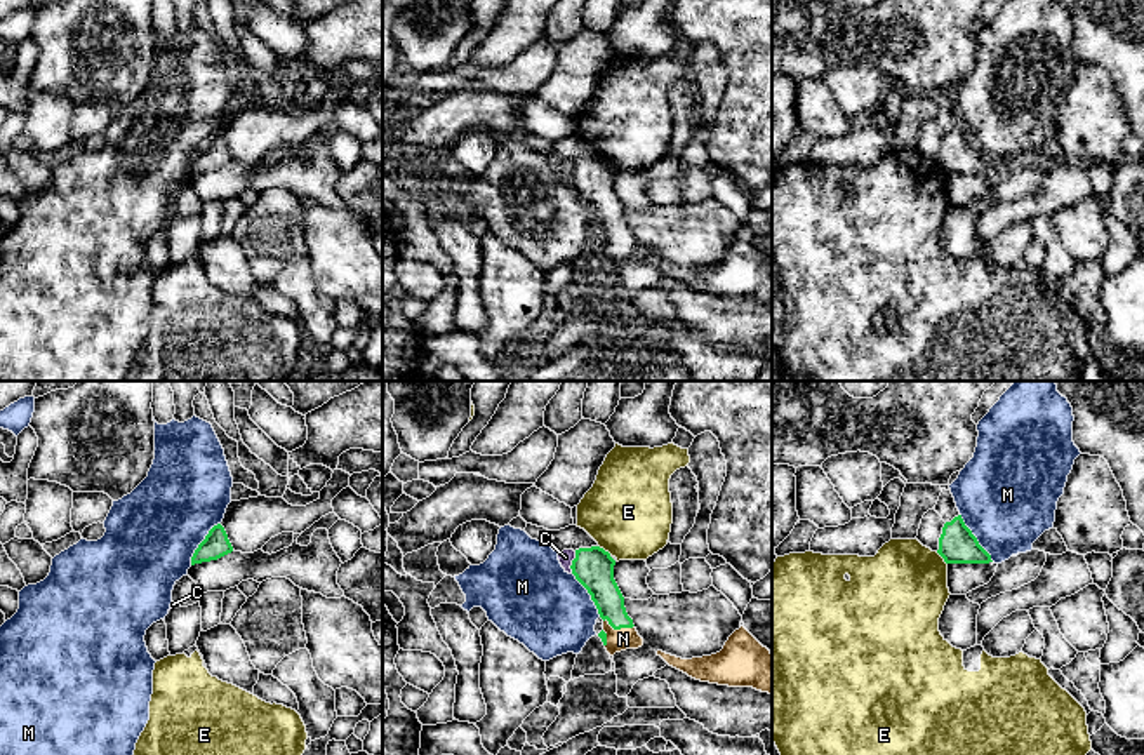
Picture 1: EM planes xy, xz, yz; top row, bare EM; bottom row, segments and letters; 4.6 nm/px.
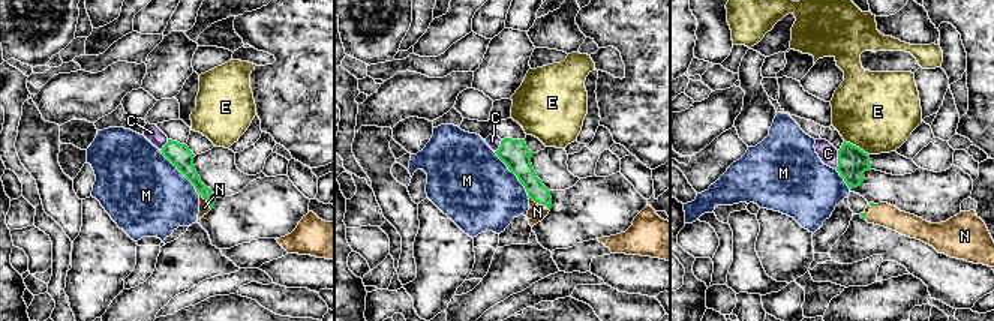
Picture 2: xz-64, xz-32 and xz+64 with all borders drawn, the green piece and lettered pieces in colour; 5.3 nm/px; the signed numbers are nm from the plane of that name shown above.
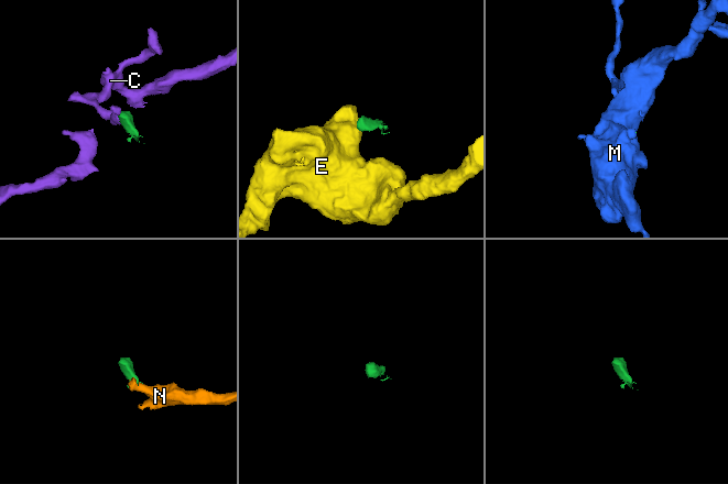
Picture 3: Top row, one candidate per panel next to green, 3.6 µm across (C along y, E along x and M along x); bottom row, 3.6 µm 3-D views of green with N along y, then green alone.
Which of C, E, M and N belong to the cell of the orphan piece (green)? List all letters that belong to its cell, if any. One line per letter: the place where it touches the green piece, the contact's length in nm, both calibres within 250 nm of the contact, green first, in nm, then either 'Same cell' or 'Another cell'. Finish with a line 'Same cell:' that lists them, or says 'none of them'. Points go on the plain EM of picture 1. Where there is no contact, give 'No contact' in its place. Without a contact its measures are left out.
C: Touches green at xz (572, 173). Shared border 110 nm. Thickness 190 nm (green) against 70 nm. Another cell
E: Touches green at xz (604, 160). Shared border 80 nm. Thickness 190 nm (green) against 400 nm. Another cell
M: Touches green at yz (976, 148). Shared border 280 nm. Thickness 180 nm (green) against 460 nm. Another cell
N: Touches green at xz (619, 239). Shared border 150 nm. Thickness 140 nm (green) against 100 nm. Same cell
Same cell: N

